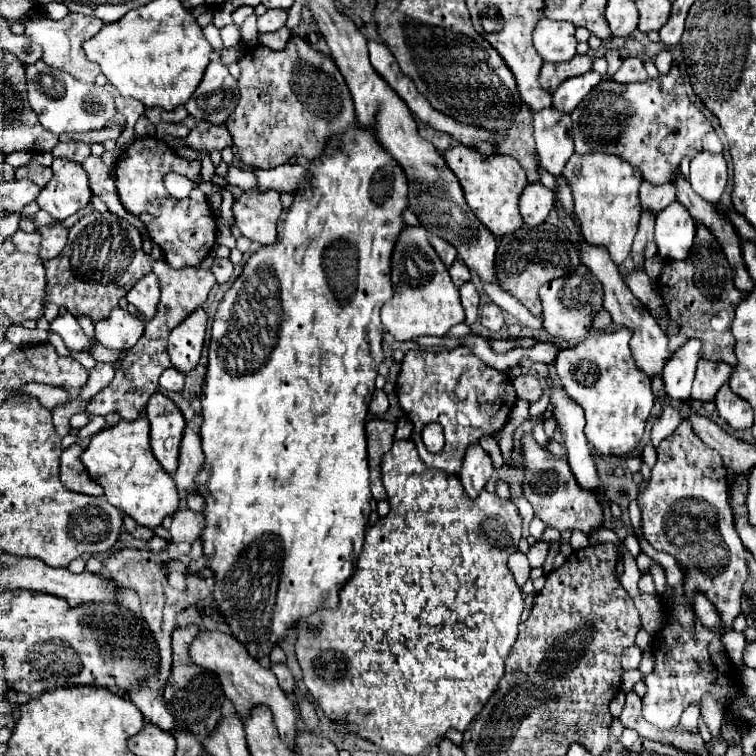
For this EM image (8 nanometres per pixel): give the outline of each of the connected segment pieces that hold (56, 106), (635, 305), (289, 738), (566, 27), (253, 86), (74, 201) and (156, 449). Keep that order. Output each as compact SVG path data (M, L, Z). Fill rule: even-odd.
M35 62L25 66L25 78L27 78L27 98L31 108L35 110L35 114L39 116L39 122L43 128L55 132L55 134L63 134L63 132L85 132L85 130L95 130L95 128L103 128L107 124L113 122L115 116L115 106L113 104L105 104L105 102L87 102L85 96L89 94L89 88L81 82L77 82L75 78L53 70L51 66L45 66L45 62ZM43 74L51 74L51 76L59 76L59 80L63 80L65 84L65 94L59 98L51 98L47 96L41 86L39 80Z
M579 238L579 260L583 266L587 266L595 278L603 284L603 308L611 314L613 322L619 326L625 326L633 332L633 340L631 340L631 350L633 350L633 358L637 362L637 366L649 376L661 376L665 364L669 362L669 338L667 334L659 328L659 324L655 322L655 318L649 314L649 310L643 306L643 302L639 298L633 296L633 292L627 288L619 266L609 258L607 250L601 250L601 246L589 246L585 242L585 238Z
M201 632L193 644L191 644L191 658L195 664L217 672L225 696L233 702L237 714L241 718L249 718L251 710L257 706L267 706L273 712L273 722L277 726L277 732L281 736L281 742L289 750L295 750L295 738L297 738L297 712L293 702L287 698L287 694L281 690L275 674L269 668L263 668L255 658L251 658L249 652L245 652L245 646L237 642L231 634L223 632Z
M541 18L533 30L533 44L545 62L569 62L575 56L575 26L573 22L557 22Z
M291 34L287 46L283 50L271 50L267 46L249 46L243 58L239 60L241 76L239 76L239 104L233 114L227 118L227 128L233 134L233 144L239 148L239 158L247 166L253 168L275 168L279 164L289 162L295 154L305 156L309 162L321 156L323 146L329 138L339 136L347 130L347 126L355 120L353 100L349 88L335 66L333 58L313 50L313 46L301 38Z
M55 158L51 170L53 178L41 190L37 204L53 218L63 220L91 200L93 194L89 188L89 176L81 164L63 158Z
M155 392L145 408L145 416L151 424L151 450L161 462L165 472L177 470L177 454L185 432L185 416L181 410L161 392Z

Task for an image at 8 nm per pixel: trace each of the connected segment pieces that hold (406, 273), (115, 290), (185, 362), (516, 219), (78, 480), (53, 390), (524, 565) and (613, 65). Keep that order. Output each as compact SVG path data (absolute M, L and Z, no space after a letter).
M405 226L395 244L391 258L391 280L395 286L393 298L381 308L381 322L395 340L415 340L421 336L445 336L453 326L465 322L465 312L459 302L459 290L453 286L445 264L427 240L421 226Z
M95 212L87 218L81 218L71 230L69 230L69 240L65 250L45 262L45 270L47 270L47 286L49 286L49 302L45 302L45 316L57 316L59 308L65 306L73 316L85 314L89 316L93 322L105 320L109 318L111 310L119 306L119 300L133 288L133 284L143 278L143 274L151 272L151 262L153 262L153 254L145 254L141 248L141 236L139 230L135 226L131 226L129 222L117 218L111 212Z
M203 308L193 310L181 326L177 326L169 334L167 352L171 358L171 364L179 372L189 372L199 364L203 342L205 342L205 326L207 326L207 314Z
M453 144L443 158L447 166L457 174L471 210L489 230L493 230L497 238L503 234L511 234L523 226L523 218L519 212L519 196L527 186L527 174L515 158L507 154L483 156L475 148L461 144Z
M71 444L69 448L63 450L61 454L61 482L65 484L65 488L73 490L73 492L81 492L81 494L89 494L89 496L103 496L101 486L97 486L93 482L93 478L89 478L89 474L85 474L85 466L81 466L81 452L85 448L81 444Z
M29 382L21 390L15 390L15 396L25 396L25 394L35 396L41 402L41 406L47 410L63 406L69 400L65 390L61 390L59 386L45 386L45 384L37 384L37 382Z
M519 552L513 554L509 558L509 568L511 568L511 572L513 572L513 576L515 576L515 580L517 580L519 586L523 586L529 580L531 566L529 566L529 562L527 562L527 558L523 554L519 554Z
M607 50L607 52L605 52L605 60L609 62L609 72L607 72L607 78L611 78L611 76L619 70L619 66L621 66L623 58L621 58L619 50Z

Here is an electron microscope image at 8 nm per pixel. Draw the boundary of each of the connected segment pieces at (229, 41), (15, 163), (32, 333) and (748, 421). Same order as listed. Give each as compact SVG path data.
M237 24L223 26L223 28L221 28L221 38L223 38L223 44L225 44L225 48L231 48L231 46L239 46L239 44L243 44L241 28L239 28Z
M13 152L13 154L9 154L5 158L5 162L9 162L13 168L21 168L21 166L25 166L31 160L31 156L33 154L29 154L29 152Z
M9 326L7 338L17 346L39 344L39 342L47 342L47 330L39 330L39 328L29 330L29 328L23 328L23 326Z
M723 384L717 392L717 412L723 420L727 420L735 430L747 430L753 424L753 408L743 398L737 398L729 384Z

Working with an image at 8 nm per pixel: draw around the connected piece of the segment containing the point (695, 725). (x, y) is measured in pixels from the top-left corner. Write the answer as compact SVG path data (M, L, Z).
M689 706L683 716L681 716L681 724L679 728L683 728L685 732L691 732L691 734L699 734L699 710L697 706Z

